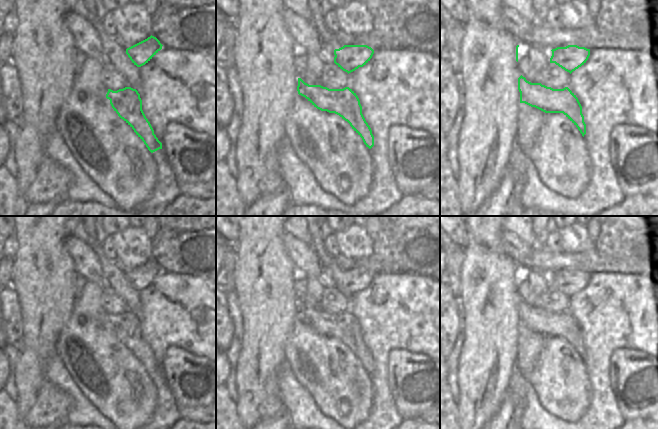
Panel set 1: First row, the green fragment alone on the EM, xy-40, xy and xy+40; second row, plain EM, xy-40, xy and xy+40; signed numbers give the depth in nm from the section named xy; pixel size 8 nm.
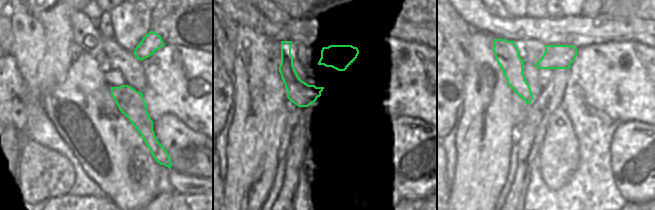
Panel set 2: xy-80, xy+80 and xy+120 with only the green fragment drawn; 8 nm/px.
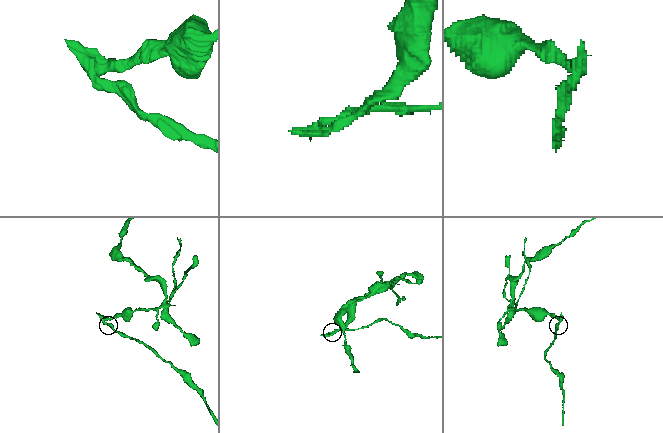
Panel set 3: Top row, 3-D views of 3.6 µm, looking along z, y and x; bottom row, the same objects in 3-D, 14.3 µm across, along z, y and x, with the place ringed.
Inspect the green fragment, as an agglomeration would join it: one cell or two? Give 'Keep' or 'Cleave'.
Keep.

